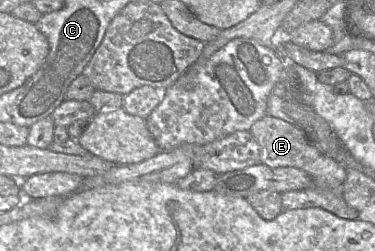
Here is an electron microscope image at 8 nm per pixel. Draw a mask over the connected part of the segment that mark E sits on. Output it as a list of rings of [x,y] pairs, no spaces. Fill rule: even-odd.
[[[265,115],[252,125],[250,131],[261,147],[262,164],[273,168],[295,167],[305,171],[312,179],[313,185],[309,188],[282,193],[283,210],[320,207],[341,218],[358,219],[358,212],[349,206],[343,197],[346,178],[345,166],[336,159],[321,153],[311,142],[306,132],[297,124]]]

